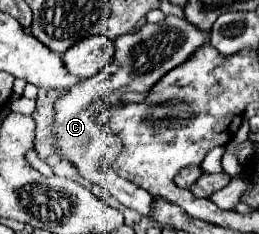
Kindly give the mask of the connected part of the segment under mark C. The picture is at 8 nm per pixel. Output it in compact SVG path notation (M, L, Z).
M168 16L162 24L144 24L138 32L124 34L116 38L116 56L114 60L100 70L90 80L78 82L78 86L72 86L64 96L60 96L54 104L54 150L60 158L72 162L82 178L90 180L92 184L100 184L106 188L118 202L122 202L126 208L136 210L140 216L150 214L152 196L142 190L140 186L124 180L116 172L106 170L102 164L106 158L118 158L122 152L122 140L108 128L98 124L98 114L104 108L120 110L126 102L122 100L128 92L146 94L158 82L164 74L168 74L172 68L182 64L186 58L190 58L192 52L196 52L202 44L208 42L208 34L200 32L198 28L190 26L188 20Z

